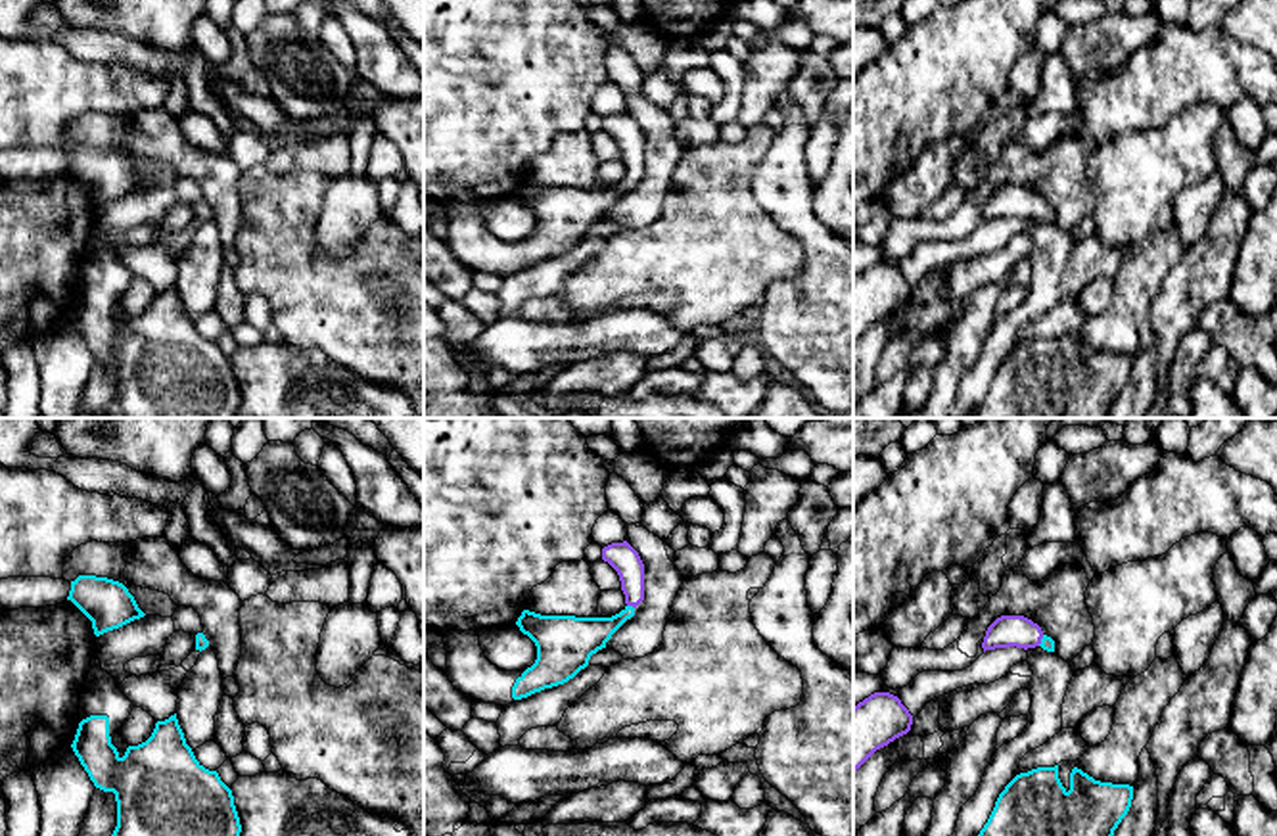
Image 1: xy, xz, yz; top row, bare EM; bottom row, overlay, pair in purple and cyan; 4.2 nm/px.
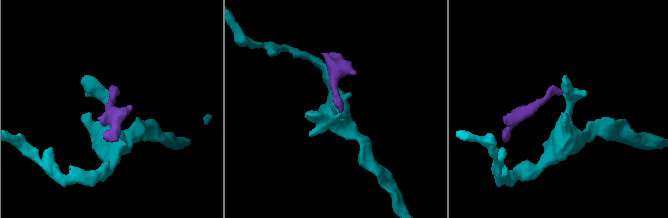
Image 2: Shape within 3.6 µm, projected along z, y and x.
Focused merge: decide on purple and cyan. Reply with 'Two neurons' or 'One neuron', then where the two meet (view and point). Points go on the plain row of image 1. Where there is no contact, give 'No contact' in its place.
One neuron. Touches purple at xz (631, 175)

